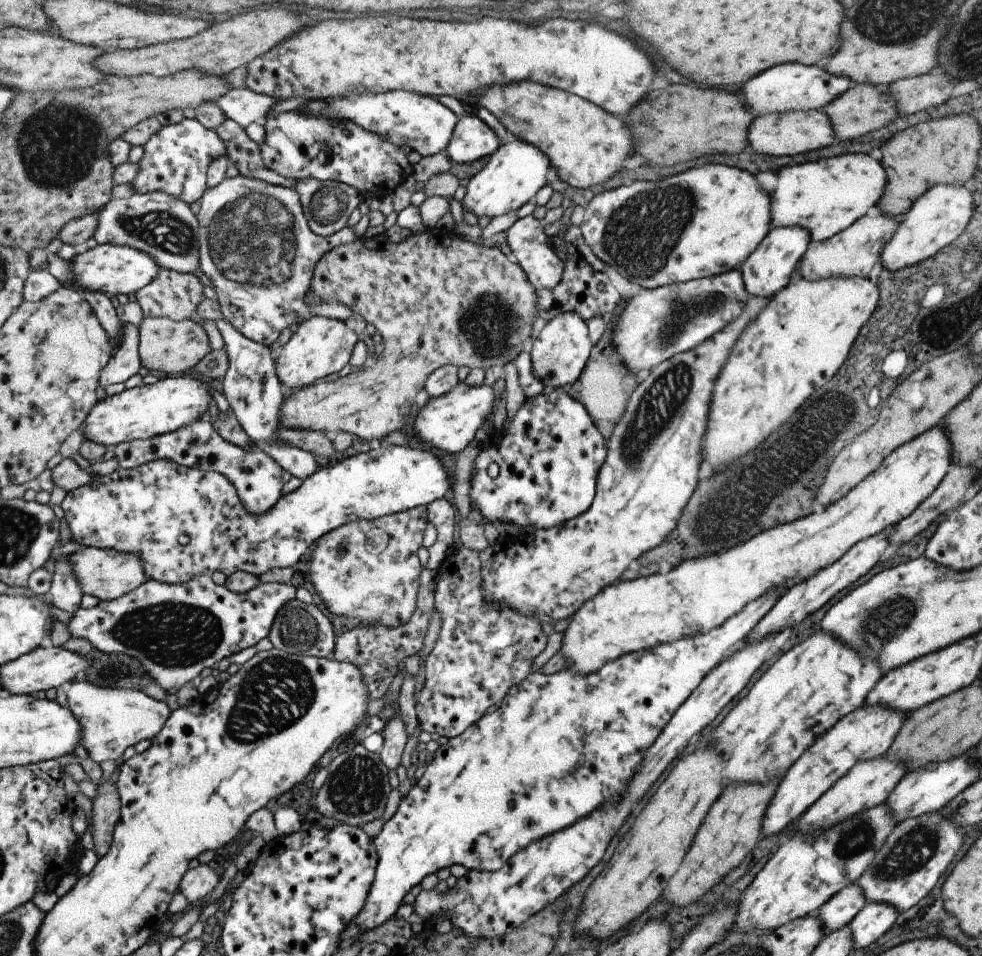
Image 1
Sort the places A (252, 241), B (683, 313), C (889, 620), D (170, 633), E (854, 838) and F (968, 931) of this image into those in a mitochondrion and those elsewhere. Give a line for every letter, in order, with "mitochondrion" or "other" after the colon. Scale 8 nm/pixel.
A: mitochondrion
B: mitochondrion
C: mitochondrion
D: mitochondrion
E: mitochondrion
F: other

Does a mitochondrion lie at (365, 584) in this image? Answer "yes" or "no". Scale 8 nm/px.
yes

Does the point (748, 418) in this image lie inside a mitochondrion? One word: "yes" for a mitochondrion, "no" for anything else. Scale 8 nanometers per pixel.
no

